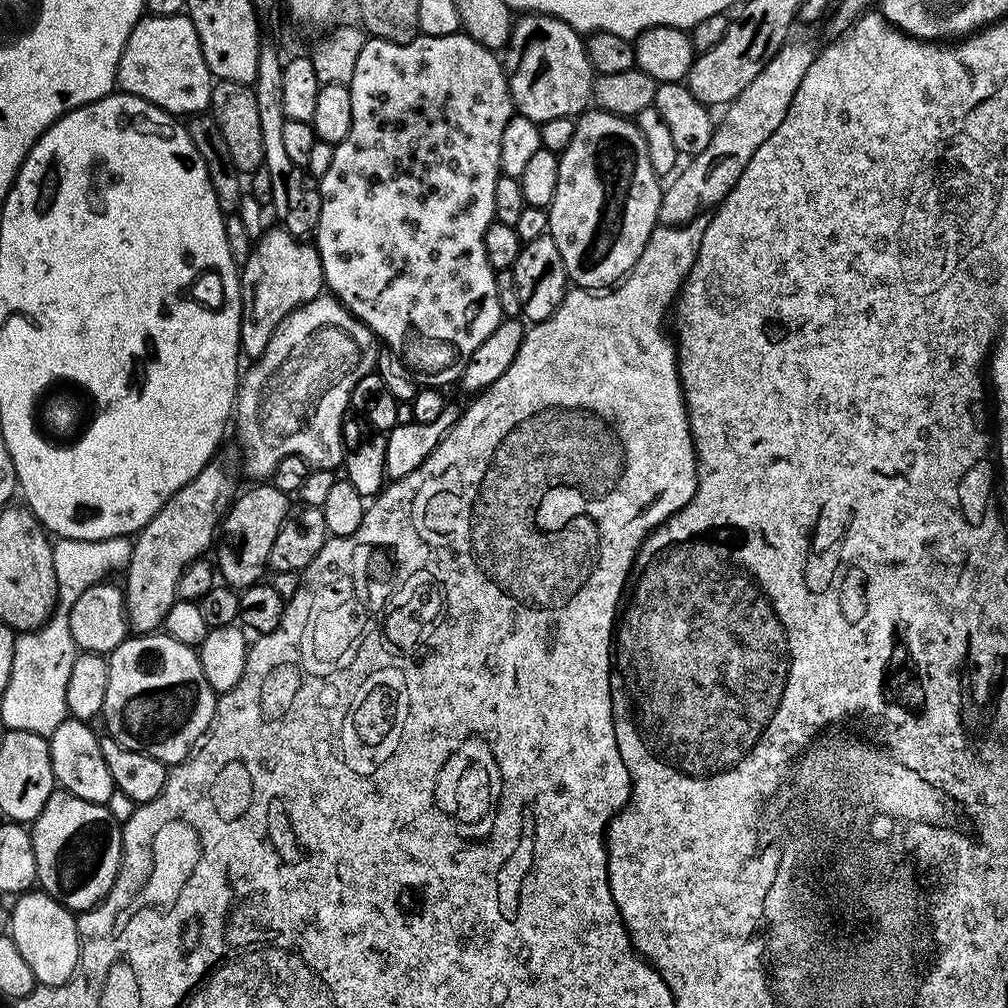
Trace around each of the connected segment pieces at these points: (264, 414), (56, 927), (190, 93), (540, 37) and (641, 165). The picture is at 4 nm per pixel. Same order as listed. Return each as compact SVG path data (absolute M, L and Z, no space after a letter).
M322 294L293 312L276 327L266 350L255 357L239 377L234 405L234 428L244 451L244 468L257 481L271 477L274 466L287 456L308 461L316 470L336 470L344 462L342 426L352 402L352 391L359 380L376 367L378 341L357 316L344 309L331 294Z
M29 890L15 897L16 905L10 908L10 935L14 946L18 946L22 958L34 970L34 978L40 986L62 986L76 973L80 964L80 935L76 925L76 916L64 904L43 890Z
M148 14L141 18L134 26L134 30L130 30L130 38L126 38L126 46L118 62L116 82L119 91L142 98L164 112L171 112L177 118L189 118L197 113L207 113L212 103L214 77L206 66L206 58L202 54L200 39L194 30L192 20L186 14L179 16Z
M541 12L524 14L521 17L521 20L519 17L512 25L512 37L508 39L506 49L508 57L505 55L502 60L504 71L508 74L508 93L512 95L513 109L538 125L550 122L550 118L579 117L593 103L594 73L585 37L566 22Z
M599 110L585 111L576 120L574 138L570 138L570 146L559 153L559 158L558 190L554 190L552 203L547 207L548 235L554 238L554 246L558 246L558 254L562 254L562 266L566 266L568 279L574 282L575 287L607 289L625 279L635 268L652 232L660 224L660 207L664 197L662 177L654 174L654 166L650 166L646 140L635 119Z

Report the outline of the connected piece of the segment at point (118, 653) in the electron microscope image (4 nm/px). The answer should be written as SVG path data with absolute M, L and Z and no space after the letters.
M136 634L120 643L107 657L108 681L102 721L107 735L122 746L150 754L169 766L181 764L207 737L216 718L218 693L203 674L197 649L167 634Z

